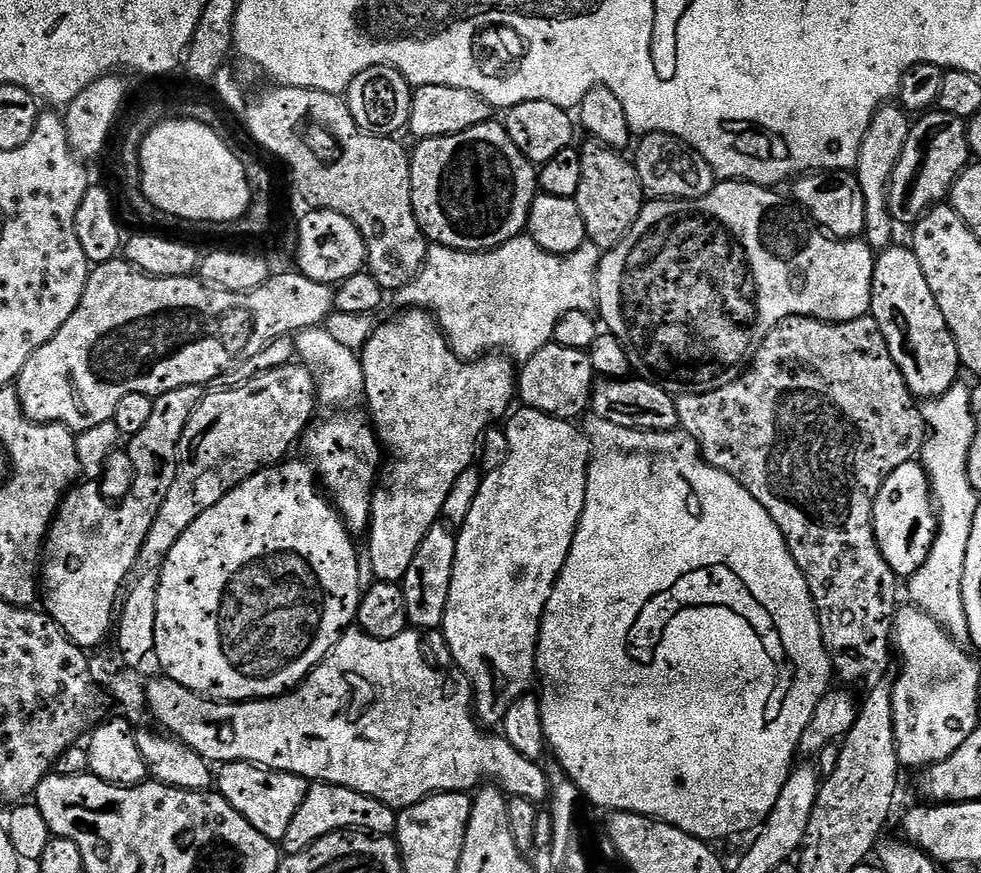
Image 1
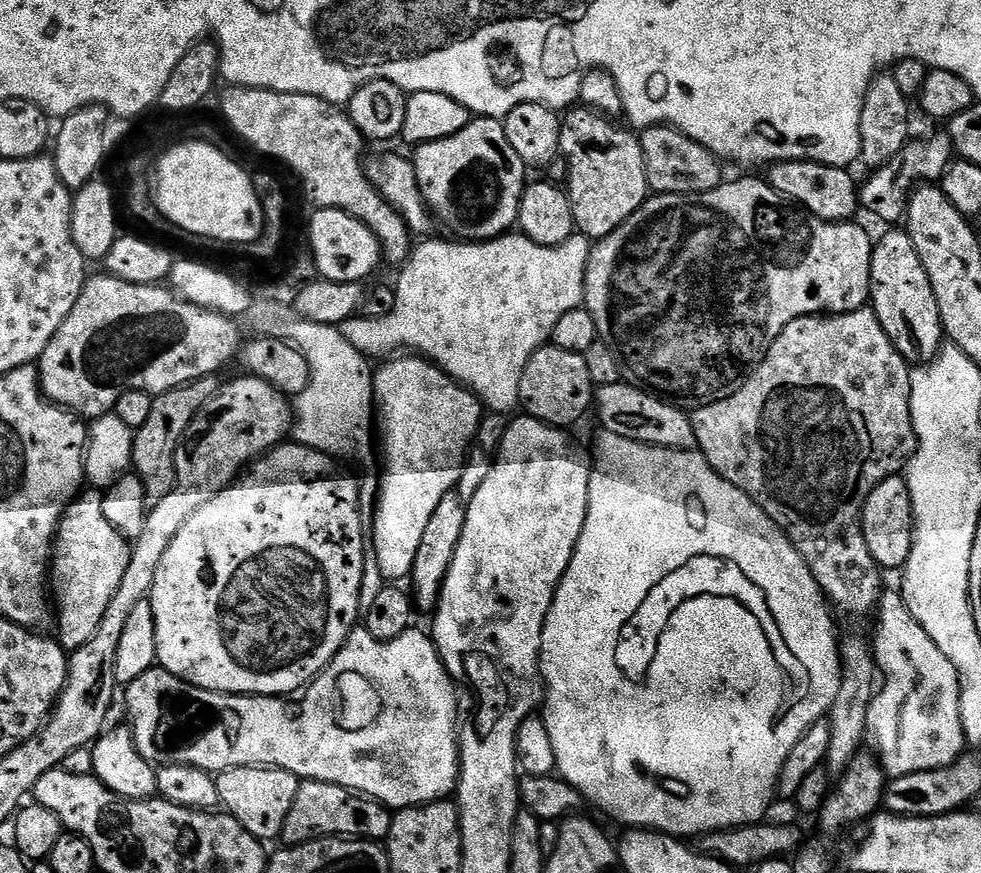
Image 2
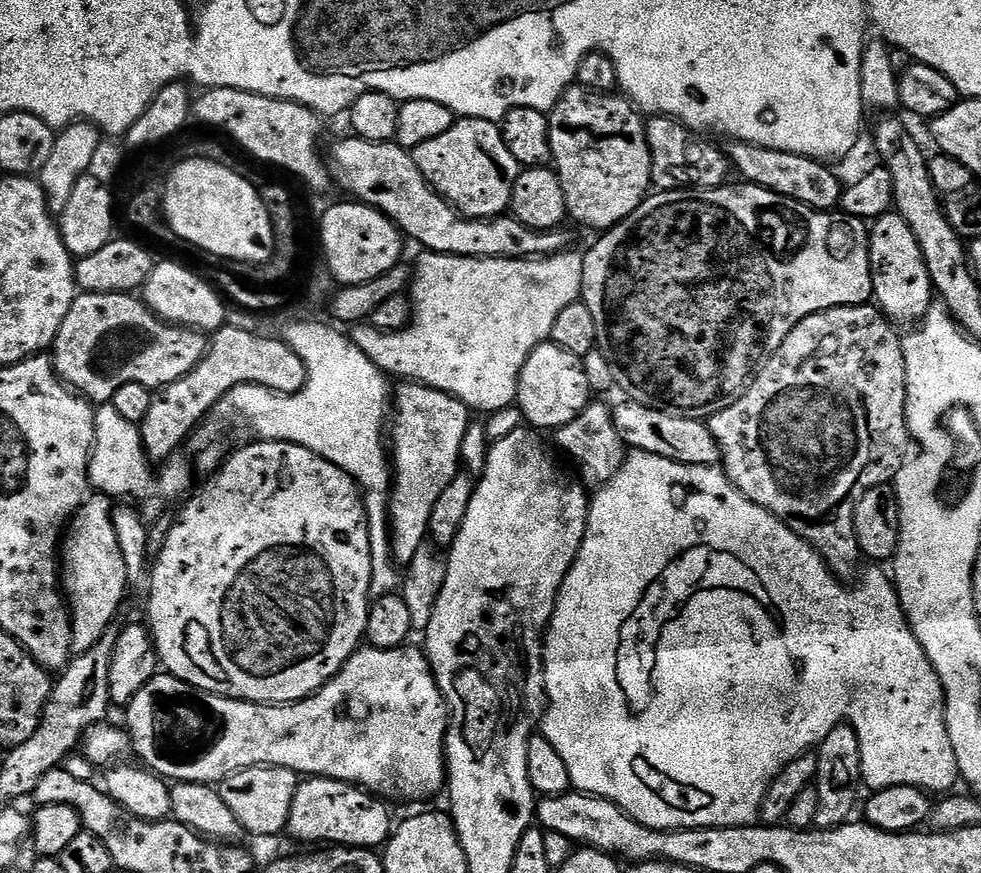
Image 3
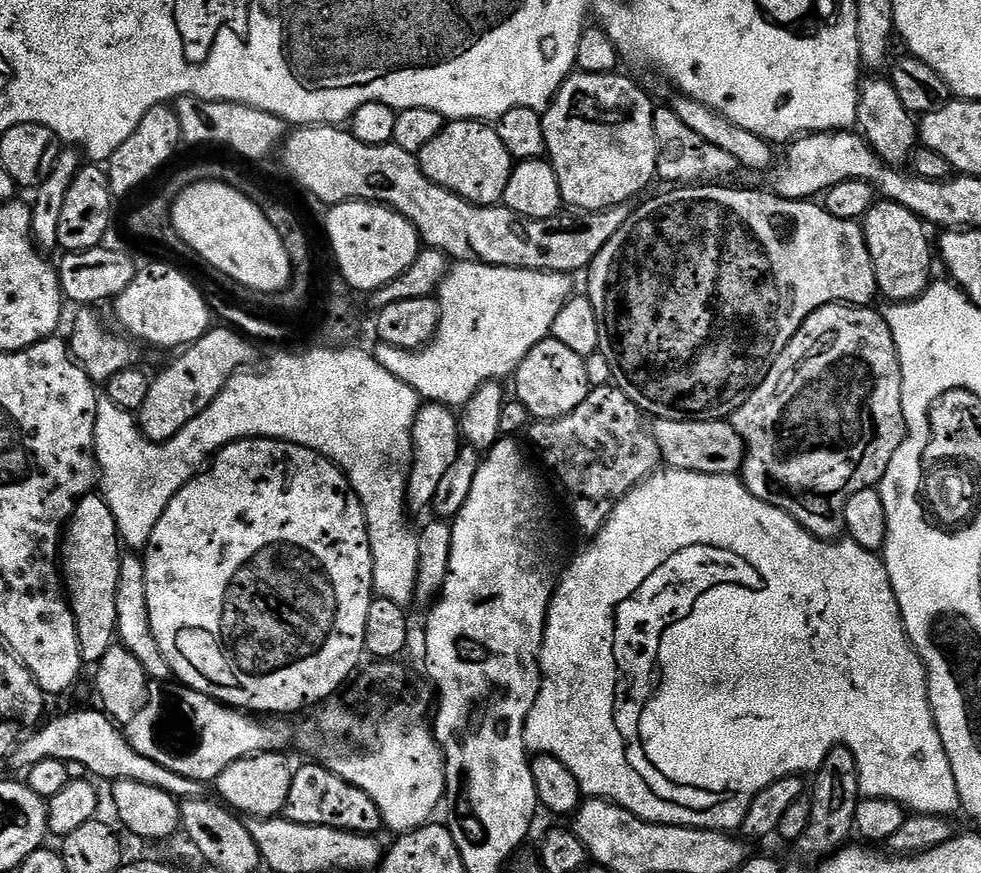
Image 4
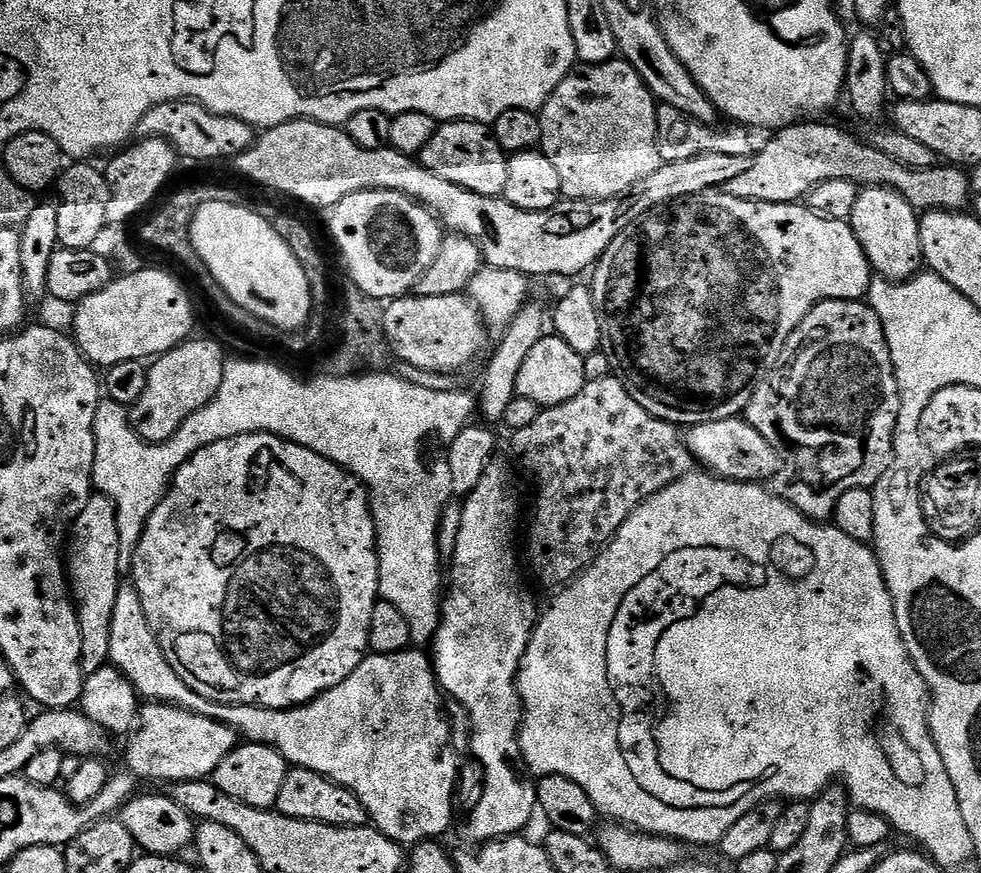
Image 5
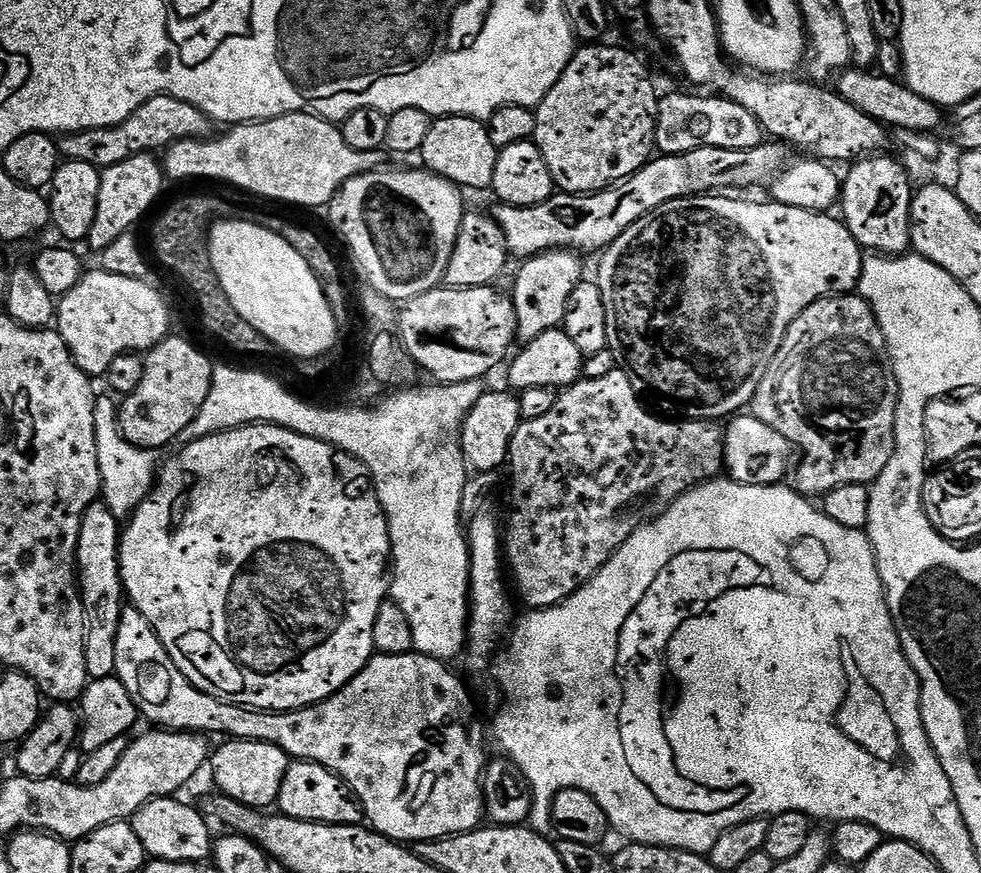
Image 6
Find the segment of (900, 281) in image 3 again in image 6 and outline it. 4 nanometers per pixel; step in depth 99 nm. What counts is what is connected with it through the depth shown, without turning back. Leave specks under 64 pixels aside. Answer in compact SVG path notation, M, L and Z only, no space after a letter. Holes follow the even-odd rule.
M888 154L860 158L843 177L839 211L844 225L861 249L872 254L899 258L909 251L912 242L912 197L914 187L908 172Z

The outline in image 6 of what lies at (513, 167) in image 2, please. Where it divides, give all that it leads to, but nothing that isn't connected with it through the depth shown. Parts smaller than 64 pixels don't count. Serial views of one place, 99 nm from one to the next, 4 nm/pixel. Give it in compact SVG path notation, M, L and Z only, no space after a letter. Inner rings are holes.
M446 116L437 119L418 153L419 159L424 159L423 167L427 171L446 178L461 190L491 189L497 155L494 142L490 142L487 123L469 116Z

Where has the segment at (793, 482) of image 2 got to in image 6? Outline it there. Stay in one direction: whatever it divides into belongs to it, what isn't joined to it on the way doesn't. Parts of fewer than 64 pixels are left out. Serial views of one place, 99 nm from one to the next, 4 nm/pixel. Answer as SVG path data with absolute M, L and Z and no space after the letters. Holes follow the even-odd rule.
M845 294L842 296L830 296L826 300L819 300L809 306L799 318L788 327L786 338L778 350L778 354L772 359L772 365L766 370L764 380L758 386L750 405L751 415L757 416L766 426L778 430L782 438L786 438L792 444L799 457L798 467L795 469L794 487L801 496L809 498L823 498L827 492L838 486L850 486L851 484L871 485L886 470L890 458L896 452L896 403L900 397L900 385L896 382L896 375L892 369L892 359L888 357L888 347L884 341L882 330L876 321L876 315L872 312L872 305L863 300L859 294Z

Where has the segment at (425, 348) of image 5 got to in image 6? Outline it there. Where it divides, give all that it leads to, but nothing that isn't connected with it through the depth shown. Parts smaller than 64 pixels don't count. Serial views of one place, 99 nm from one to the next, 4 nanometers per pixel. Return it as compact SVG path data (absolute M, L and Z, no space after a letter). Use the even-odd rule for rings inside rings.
M441 286L417 300L407 301L400 312L400 338L417 369L425 368L433 381L445 385L484 380L487 372L503 365L513 351L512 343L518 340L516 307L505 293L503 296L496 290L492 286Z

